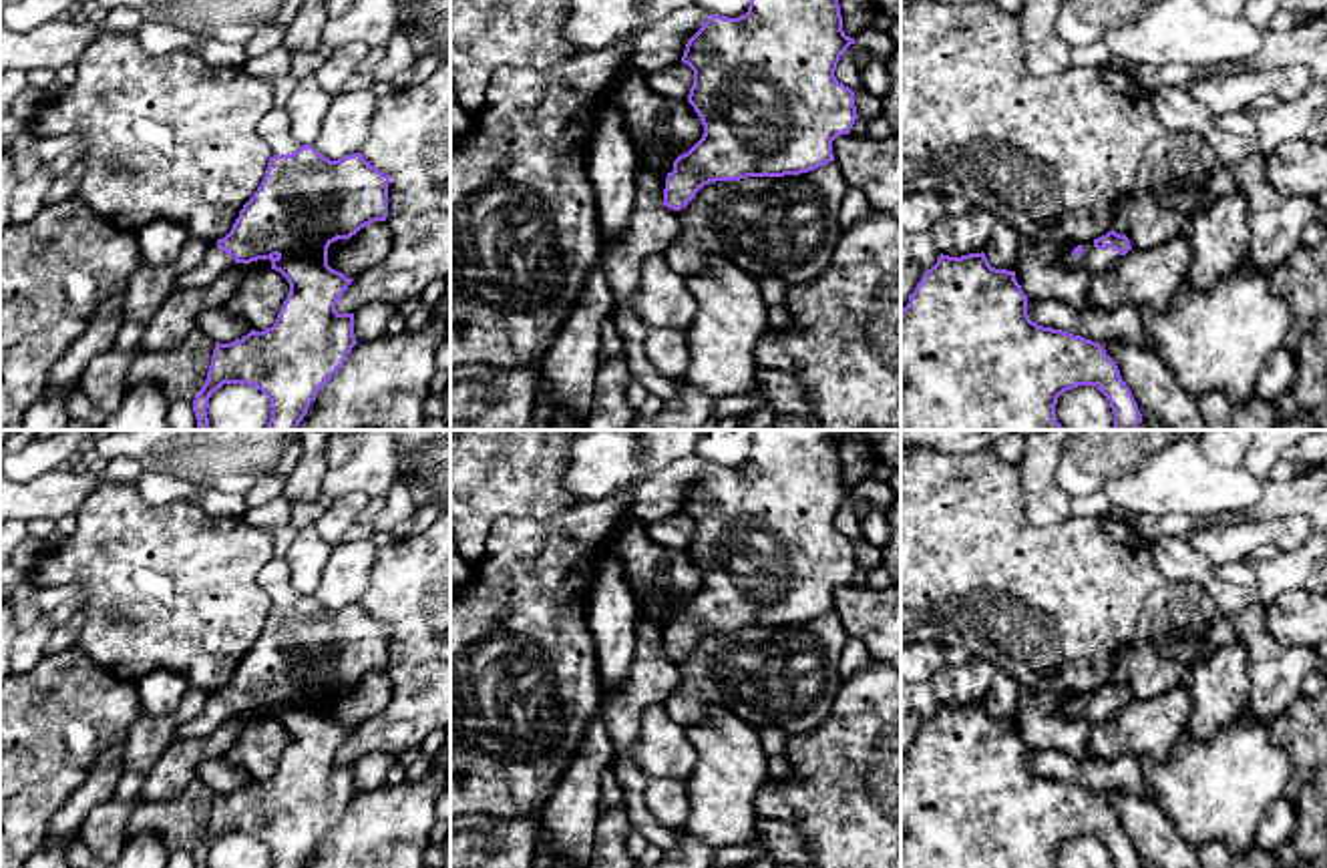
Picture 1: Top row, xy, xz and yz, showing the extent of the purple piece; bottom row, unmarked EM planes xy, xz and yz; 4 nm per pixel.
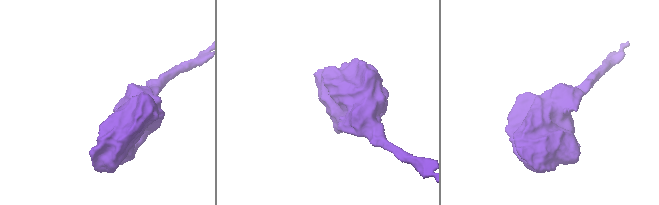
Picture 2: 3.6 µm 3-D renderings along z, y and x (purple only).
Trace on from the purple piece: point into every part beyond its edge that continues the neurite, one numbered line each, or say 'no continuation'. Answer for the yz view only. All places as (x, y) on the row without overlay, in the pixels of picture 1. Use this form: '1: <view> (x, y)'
1: yz (1094, 712)

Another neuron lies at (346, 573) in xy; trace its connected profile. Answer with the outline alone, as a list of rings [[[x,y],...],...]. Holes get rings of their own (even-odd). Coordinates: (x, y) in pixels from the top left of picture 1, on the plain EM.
[[[370,538],[336,545],[322,571],[314,599],[330,611],[358,603],[370,583],[376,555],[378,549]]]

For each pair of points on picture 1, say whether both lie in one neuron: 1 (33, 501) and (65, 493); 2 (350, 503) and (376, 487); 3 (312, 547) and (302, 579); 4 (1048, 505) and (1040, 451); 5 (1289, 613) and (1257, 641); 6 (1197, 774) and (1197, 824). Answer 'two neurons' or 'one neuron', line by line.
1: one neuron
2: two neurons
3: one neuron
4: one neuron
5: two neurons
6: one neuron

